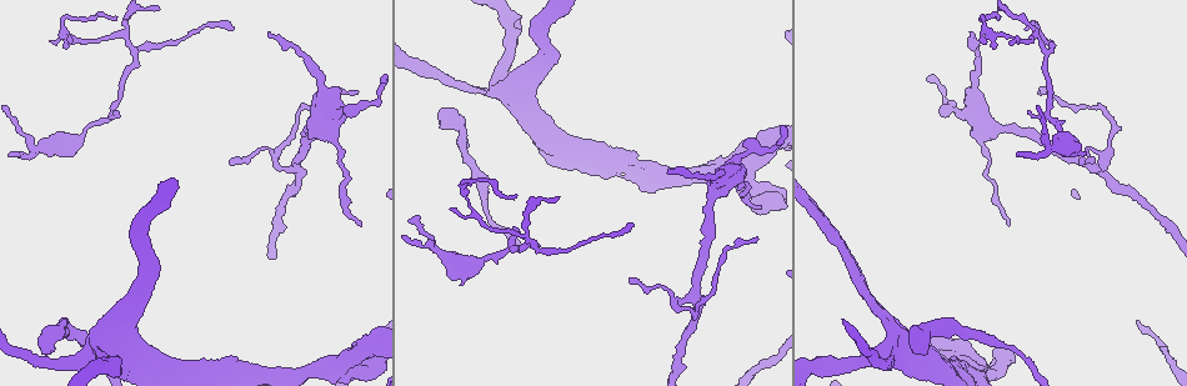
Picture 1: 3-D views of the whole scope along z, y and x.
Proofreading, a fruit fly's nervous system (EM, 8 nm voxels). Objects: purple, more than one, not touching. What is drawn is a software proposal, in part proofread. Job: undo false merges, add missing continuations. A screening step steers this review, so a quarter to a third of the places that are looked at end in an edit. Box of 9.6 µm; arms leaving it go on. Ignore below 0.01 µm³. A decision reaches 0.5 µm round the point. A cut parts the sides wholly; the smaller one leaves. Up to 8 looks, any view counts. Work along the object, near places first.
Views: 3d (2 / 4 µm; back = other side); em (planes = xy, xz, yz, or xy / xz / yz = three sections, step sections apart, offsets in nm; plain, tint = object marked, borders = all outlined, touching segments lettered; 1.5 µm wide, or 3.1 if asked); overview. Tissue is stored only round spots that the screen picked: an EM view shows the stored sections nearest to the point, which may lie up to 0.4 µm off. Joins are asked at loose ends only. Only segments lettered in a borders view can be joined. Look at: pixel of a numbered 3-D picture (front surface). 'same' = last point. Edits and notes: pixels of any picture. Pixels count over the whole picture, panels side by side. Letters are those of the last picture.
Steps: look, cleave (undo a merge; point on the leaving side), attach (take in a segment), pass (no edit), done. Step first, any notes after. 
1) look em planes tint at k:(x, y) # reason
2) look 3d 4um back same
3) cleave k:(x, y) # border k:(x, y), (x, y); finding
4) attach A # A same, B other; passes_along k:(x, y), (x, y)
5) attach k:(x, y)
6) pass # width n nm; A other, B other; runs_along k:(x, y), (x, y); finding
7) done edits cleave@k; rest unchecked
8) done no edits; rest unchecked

look 3d 4um at 1:(1054, 146) # thick turns thin

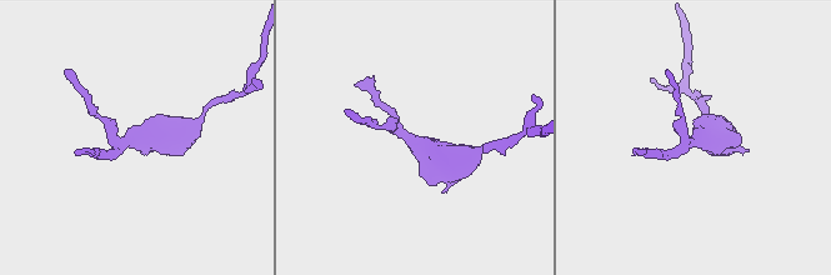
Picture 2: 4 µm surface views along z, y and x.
look em planes borders at 2:(406, 135)

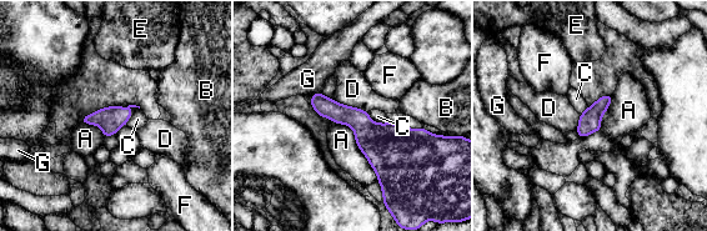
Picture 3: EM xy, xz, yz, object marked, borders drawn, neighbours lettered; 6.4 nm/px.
pass # A other, B other, C other, D other, E other, F other, G other; border 3:(331, 119), (352, 129), (377, 180); continuous, no second neuron

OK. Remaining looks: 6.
look em planes plain at 1:(597, 142) # free end

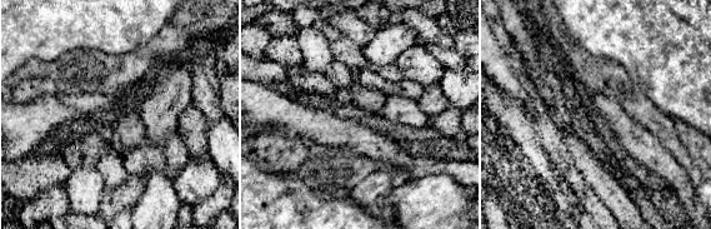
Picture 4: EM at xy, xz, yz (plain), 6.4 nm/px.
look em planes borders same

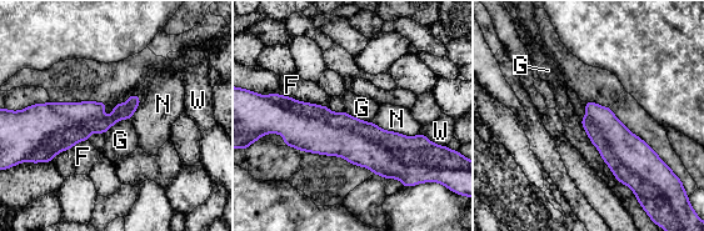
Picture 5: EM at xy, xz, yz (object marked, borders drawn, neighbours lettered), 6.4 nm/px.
cleave 5:(369, 130) # width 200 nm; F other, G other, N other, W other; border 5:(268, 98), (420, 165); a second neuron is stuck on

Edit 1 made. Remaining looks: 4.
look em planes borders at 1:(495, 92) # arms part here

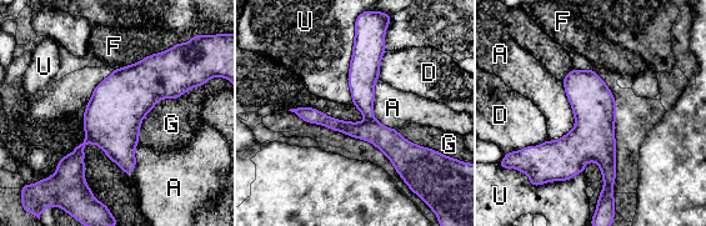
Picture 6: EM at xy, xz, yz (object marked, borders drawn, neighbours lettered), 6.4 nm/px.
pass # A other, D other, F other, G other, U other; runs_along 6:(179, 78), (145, 83), (60, 166); continuous, no second neuron

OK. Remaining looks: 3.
done edits cleave@5; rest unchecked

